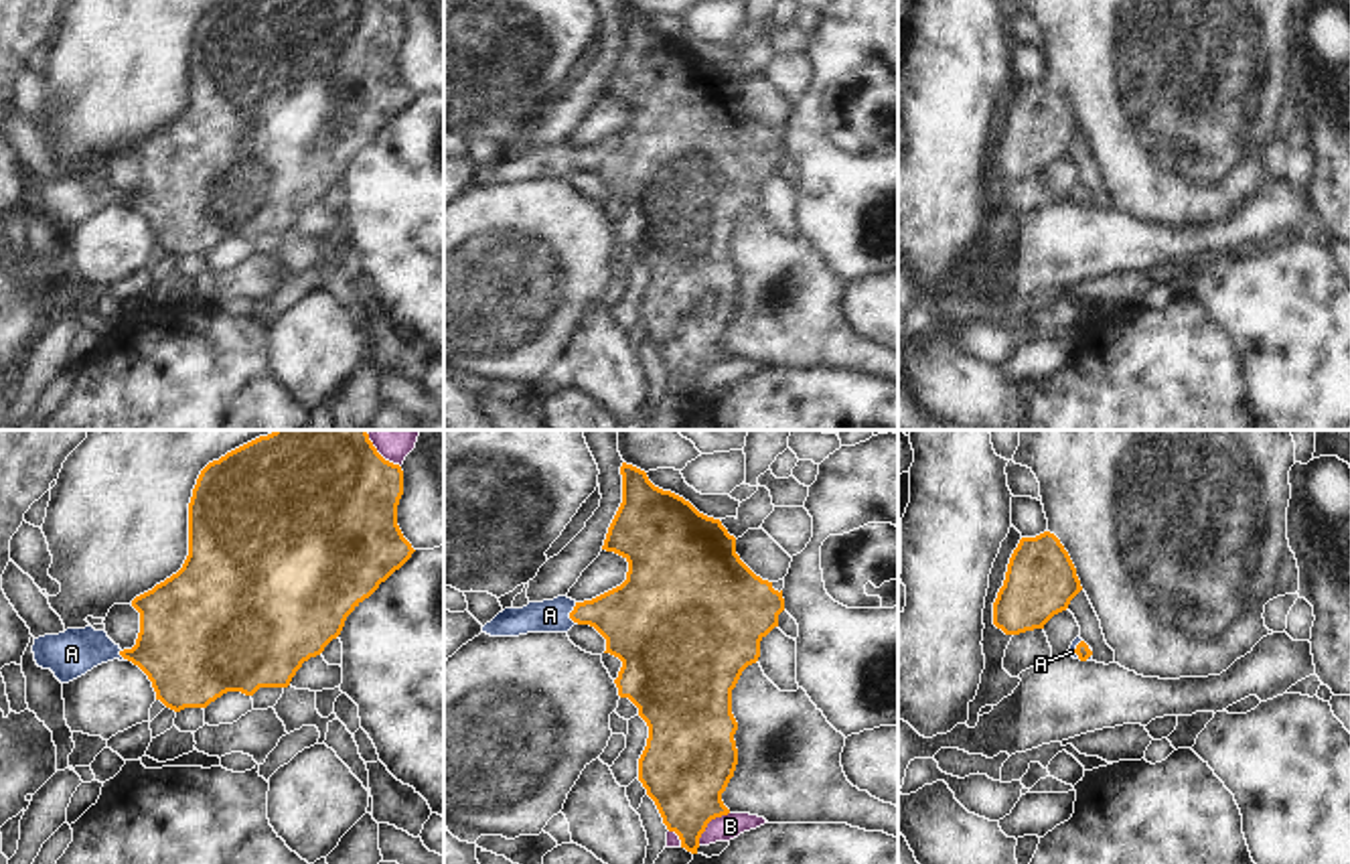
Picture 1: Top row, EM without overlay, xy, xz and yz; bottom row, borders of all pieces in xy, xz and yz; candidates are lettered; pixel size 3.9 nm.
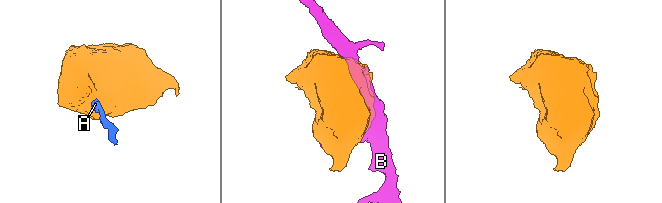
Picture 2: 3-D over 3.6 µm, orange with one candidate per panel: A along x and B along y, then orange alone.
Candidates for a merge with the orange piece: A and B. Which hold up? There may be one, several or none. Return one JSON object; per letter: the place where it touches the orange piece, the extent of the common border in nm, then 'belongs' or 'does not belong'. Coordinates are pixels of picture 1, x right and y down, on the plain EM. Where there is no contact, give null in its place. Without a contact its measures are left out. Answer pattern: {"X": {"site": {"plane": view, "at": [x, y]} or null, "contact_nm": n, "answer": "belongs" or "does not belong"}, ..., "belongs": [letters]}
{"A": {"site": {"plane": "xz", "at": [570, 159]}, "contact_nm": 90, "answer": "belongs"}, "B": {"site": {"plane": "xz", "at": [708, 368]}, "contact_nm": 180, "answer": "does not belong"}, "belongs": ["A"]}

